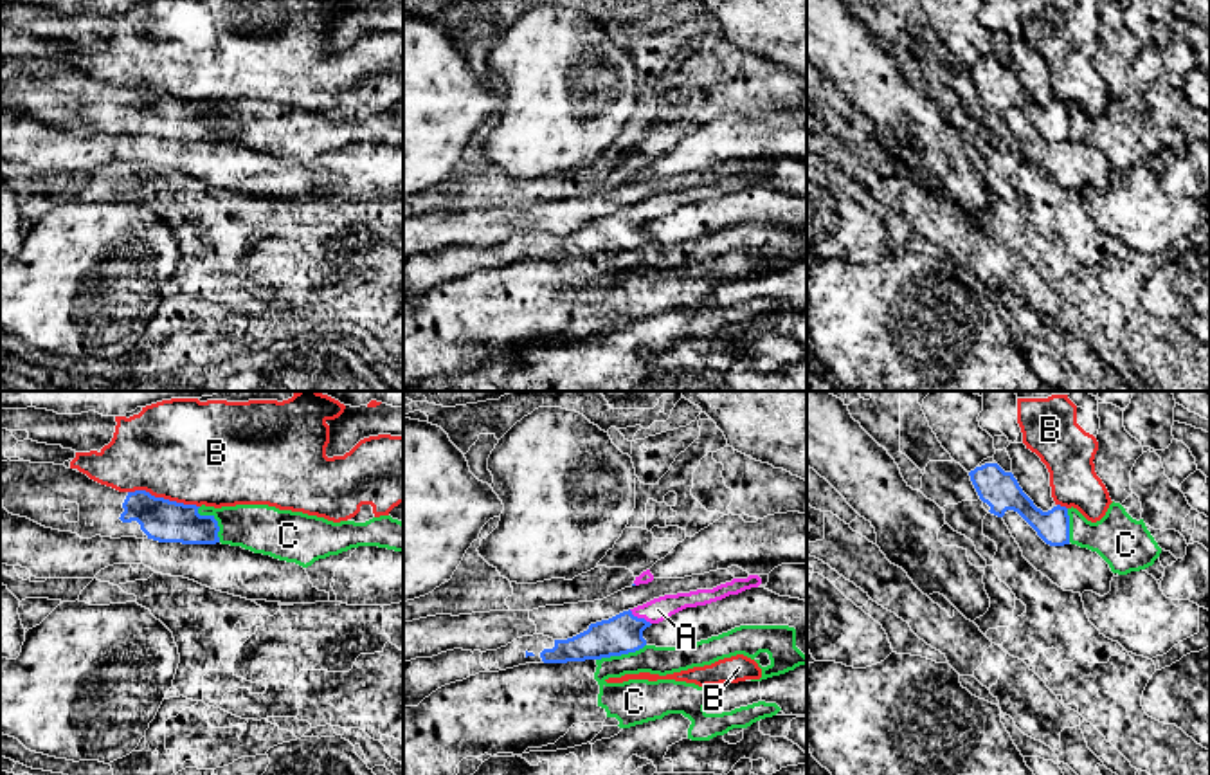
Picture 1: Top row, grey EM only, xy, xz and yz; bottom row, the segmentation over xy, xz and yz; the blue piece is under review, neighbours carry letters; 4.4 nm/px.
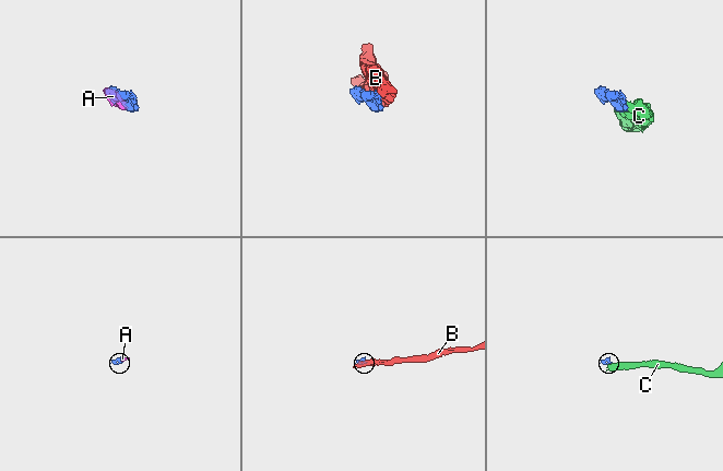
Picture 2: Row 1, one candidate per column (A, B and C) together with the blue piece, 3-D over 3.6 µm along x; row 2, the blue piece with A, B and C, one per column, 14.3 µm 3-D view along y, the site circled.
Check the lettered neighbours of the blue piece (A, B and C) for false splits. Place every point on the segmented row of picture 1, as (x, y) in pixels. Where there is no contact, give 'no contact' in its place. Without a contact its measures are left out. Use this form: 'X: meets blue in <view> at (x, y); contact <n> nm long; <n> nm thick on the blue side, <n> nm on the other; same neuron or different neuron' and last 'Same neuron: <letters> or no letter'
A: meets blue in xz at (640, 619); contact 120 nm long; 180 nm thick on the blue side, 110 nm on the other; same neuron
B: meets blue in xy at (162, 498); contact 320 nm long; 190 nm thick on the blue side, 460 nm on the other; different neuron
C: meets blue in xz at (620, 655); contact 240 nm long; 180 nm thick on the blue side, 200 nm on the other; different neuron
Same neuron: A

